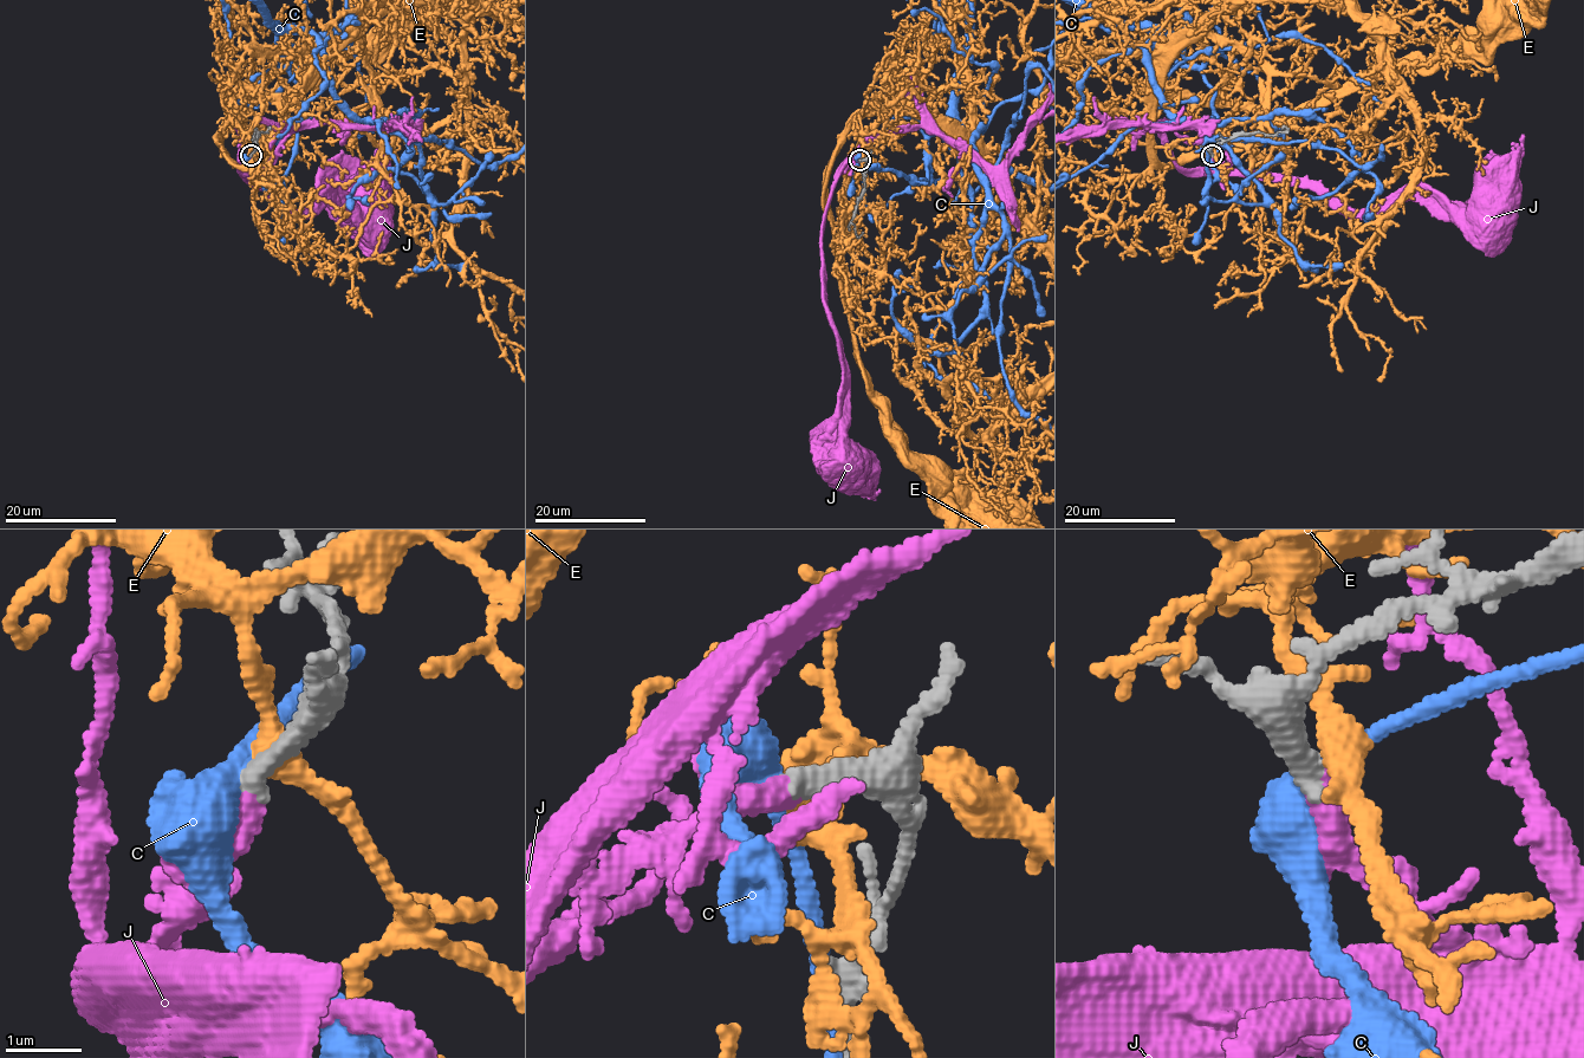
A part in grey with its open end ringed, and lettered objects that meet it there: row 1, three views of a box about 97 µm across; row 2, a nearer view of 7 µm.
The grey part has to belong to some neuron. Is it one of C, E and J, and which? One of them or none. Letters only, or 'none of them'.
J

